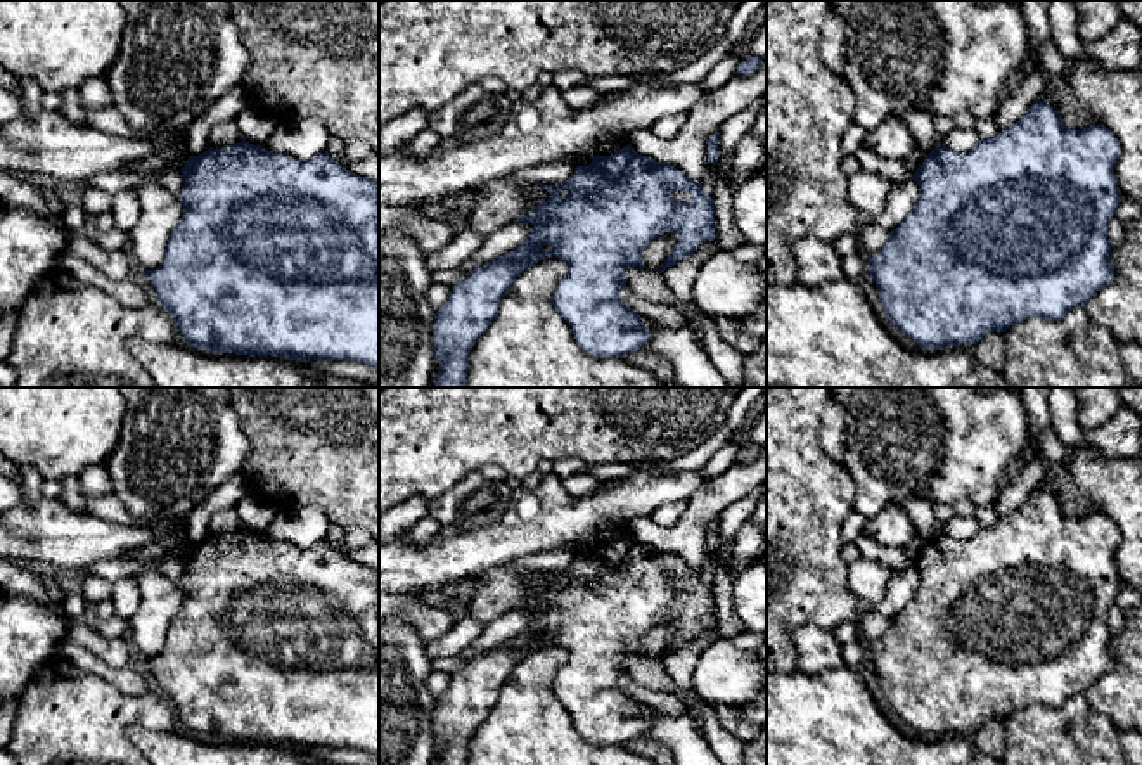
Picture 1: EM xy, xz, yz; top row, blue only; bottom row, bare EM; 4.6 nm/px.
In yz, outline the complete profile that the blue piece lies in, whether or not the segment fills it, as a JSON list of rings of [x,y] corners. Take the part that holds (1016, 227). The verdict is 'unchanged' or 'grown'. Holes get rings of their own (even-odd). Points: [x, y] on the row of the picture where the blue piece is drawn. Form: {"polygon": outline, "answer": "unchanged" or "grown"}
{"polygon": [[[1042,100],[969,152],[955,152],[945,144],[933,149],[912,175],[919,185],[914,209],[867,265],[889,324],[921,350],[946,350],[976,344],[985,334],[1005,332],[1031,317],[1059,322],[1069,310],[1085,306],[1114,280],[1107,225],[1121,197],[1114,175],[1120,154],[1121,145],[1106,126],[1097,123],[1069,130],[1057,111]]], "answer": "unchanged"}

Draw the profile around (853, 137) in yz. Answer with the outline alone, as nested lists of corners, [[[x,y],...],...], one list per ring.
[[[851,123],[841,138],[843,154],[855,154],[863,144],[865,130],[856,123]]]

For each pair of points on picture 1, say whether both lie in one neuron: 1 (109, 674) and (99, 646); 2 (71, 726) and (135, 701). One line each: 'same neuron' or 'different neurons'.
1: different neurons
2: same neuron

